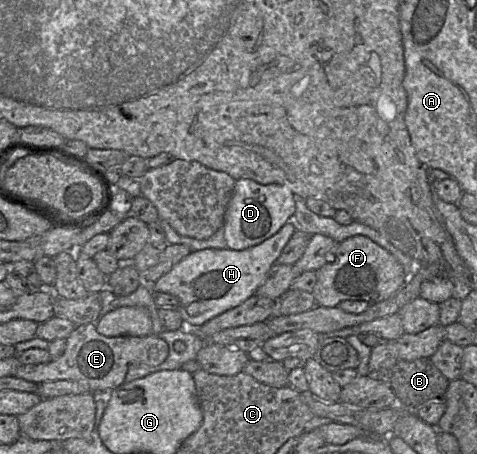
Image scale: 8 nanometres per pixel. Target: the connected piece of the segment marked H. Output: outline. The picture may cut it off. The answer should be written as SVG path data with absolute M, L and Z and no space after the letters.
M287 221L273 236L263 242L243 250L204 249L192 251L173 268L159 278L153 285L153 292L164 292L176 296L180 301L179 312L183 319L183 327L194 331L218 315L233 309L256 294L271 267L276 263L283 248L297 230L294 221Z

